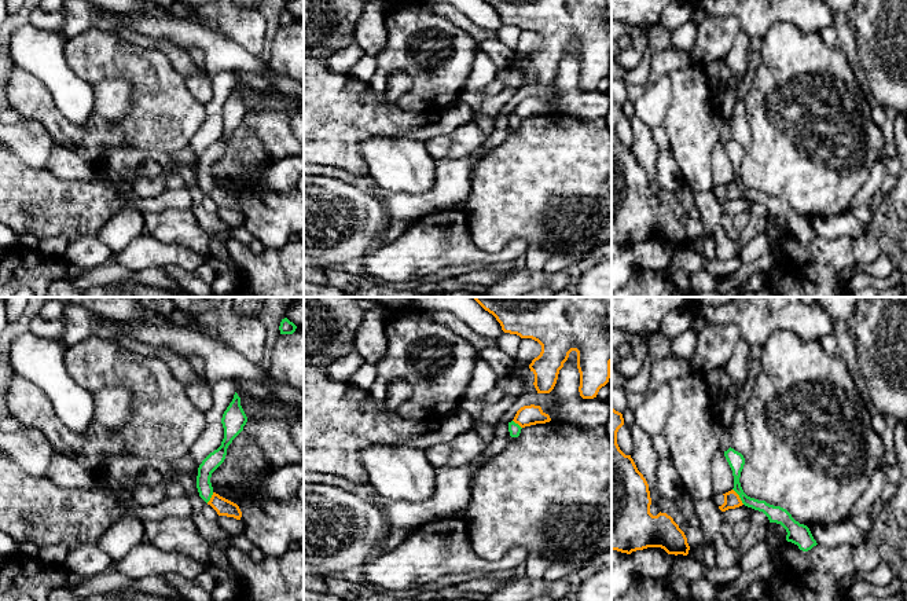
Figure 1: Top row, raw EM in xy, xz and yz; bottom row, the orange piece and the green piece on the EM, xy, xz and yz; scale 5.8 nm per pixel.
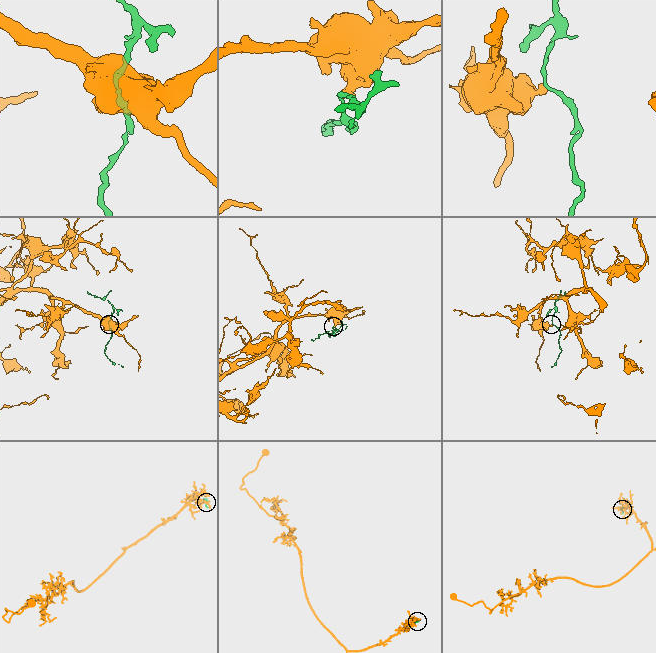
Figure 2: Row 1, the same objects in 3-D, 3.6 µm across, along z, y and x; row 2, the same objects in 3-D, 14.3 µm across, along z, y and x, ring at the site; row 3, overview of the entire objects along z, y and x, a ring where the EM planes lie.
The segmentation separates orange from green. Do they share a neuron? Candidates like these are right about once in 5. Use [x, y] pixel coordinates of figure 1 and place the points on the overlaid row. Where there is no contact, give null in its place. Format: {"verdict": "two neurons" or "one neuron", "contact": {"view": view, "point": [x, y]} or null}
{"verdict": "two neurons", "contact": {"view": "yz", "point": [738, 497]}}

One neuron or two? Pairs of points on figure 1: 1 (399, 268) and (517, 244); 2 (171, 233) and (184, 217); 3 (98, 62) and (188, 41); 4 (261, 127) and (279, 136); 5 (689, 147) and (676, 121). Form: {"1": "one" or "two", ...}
{"1": "one", "2": "one", "3": "two", "4": "one", "5": "one"}

